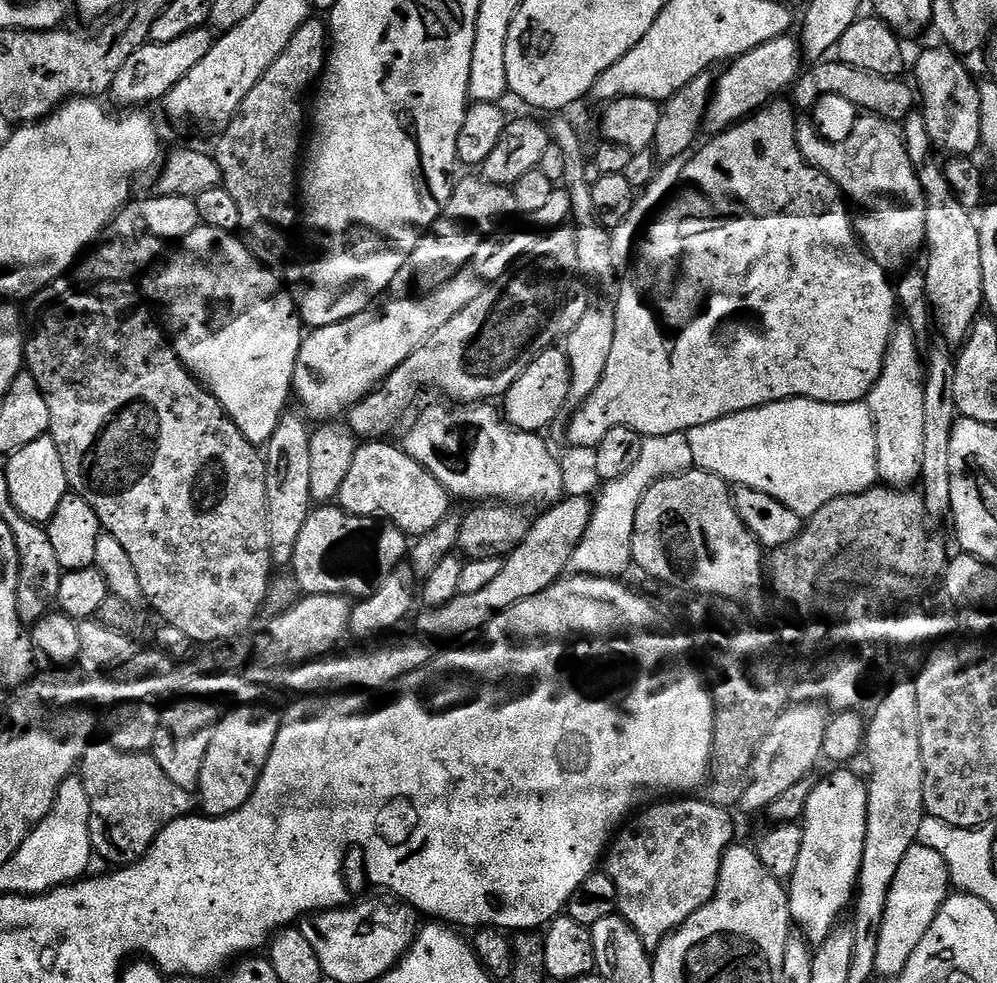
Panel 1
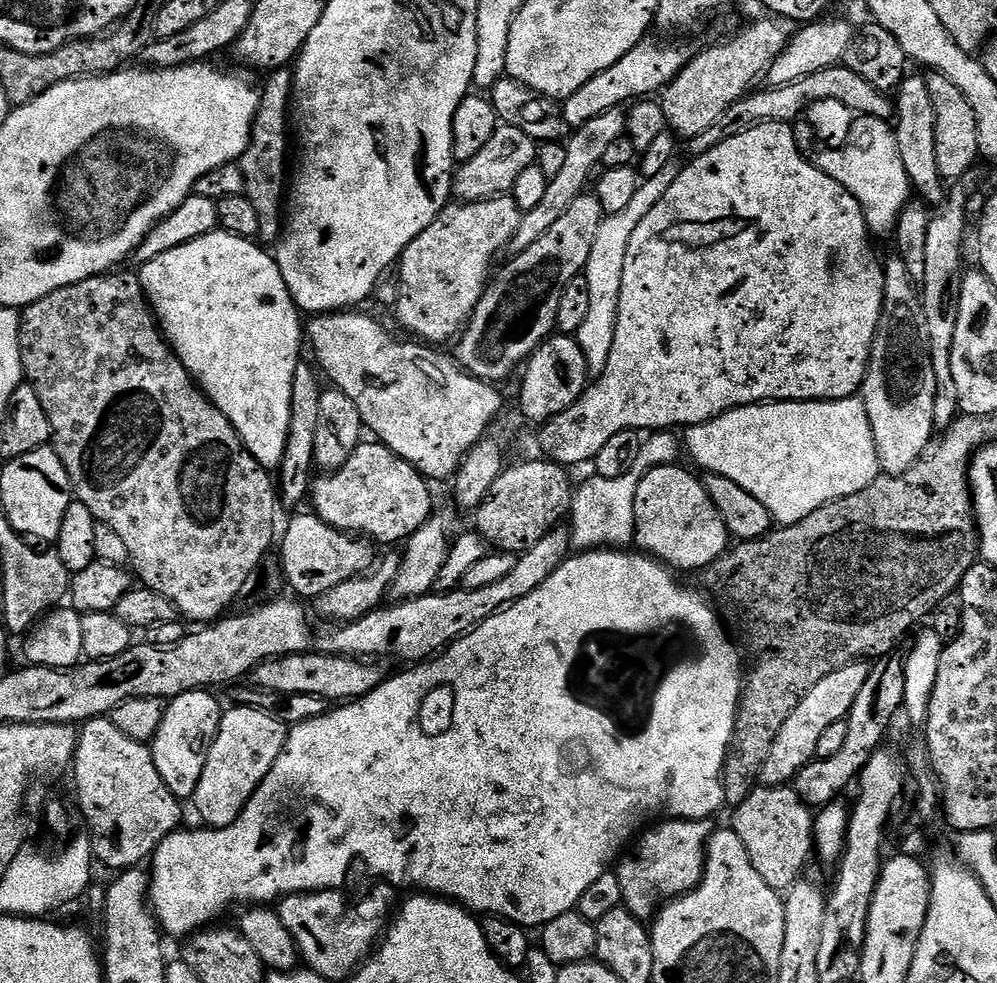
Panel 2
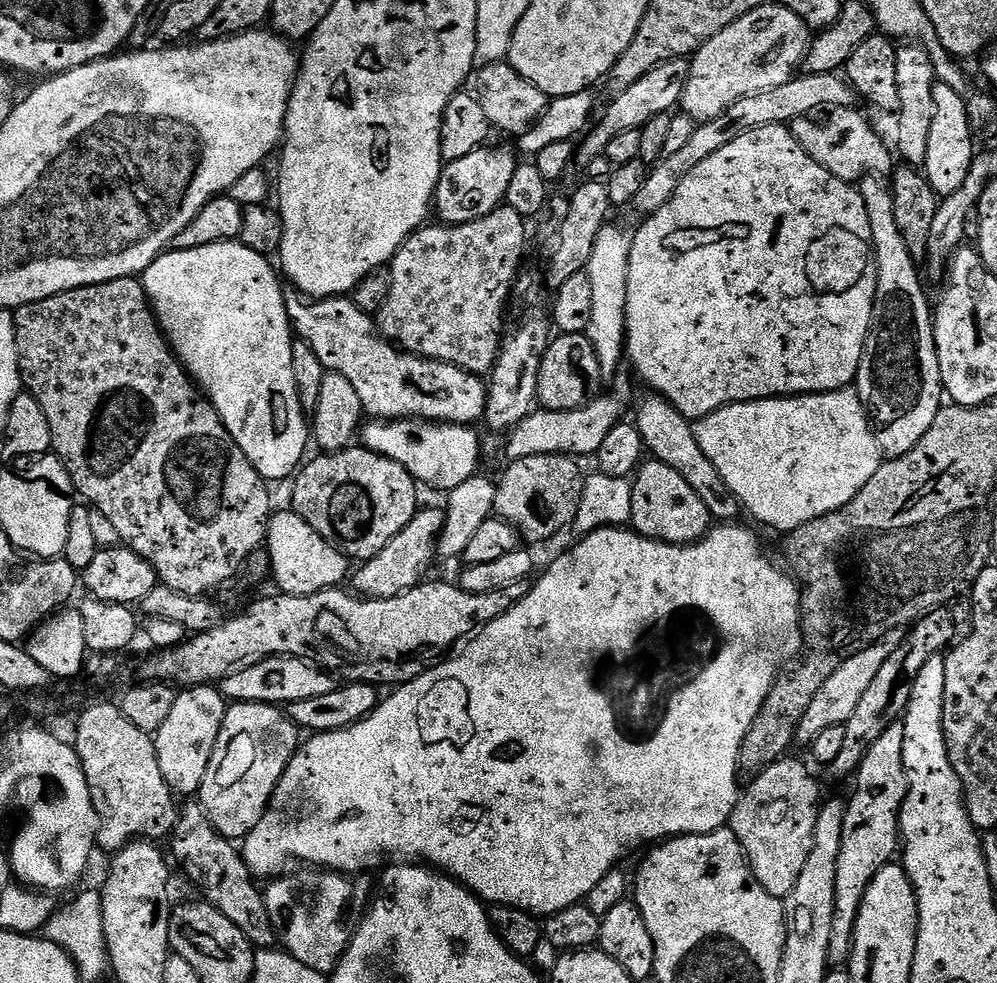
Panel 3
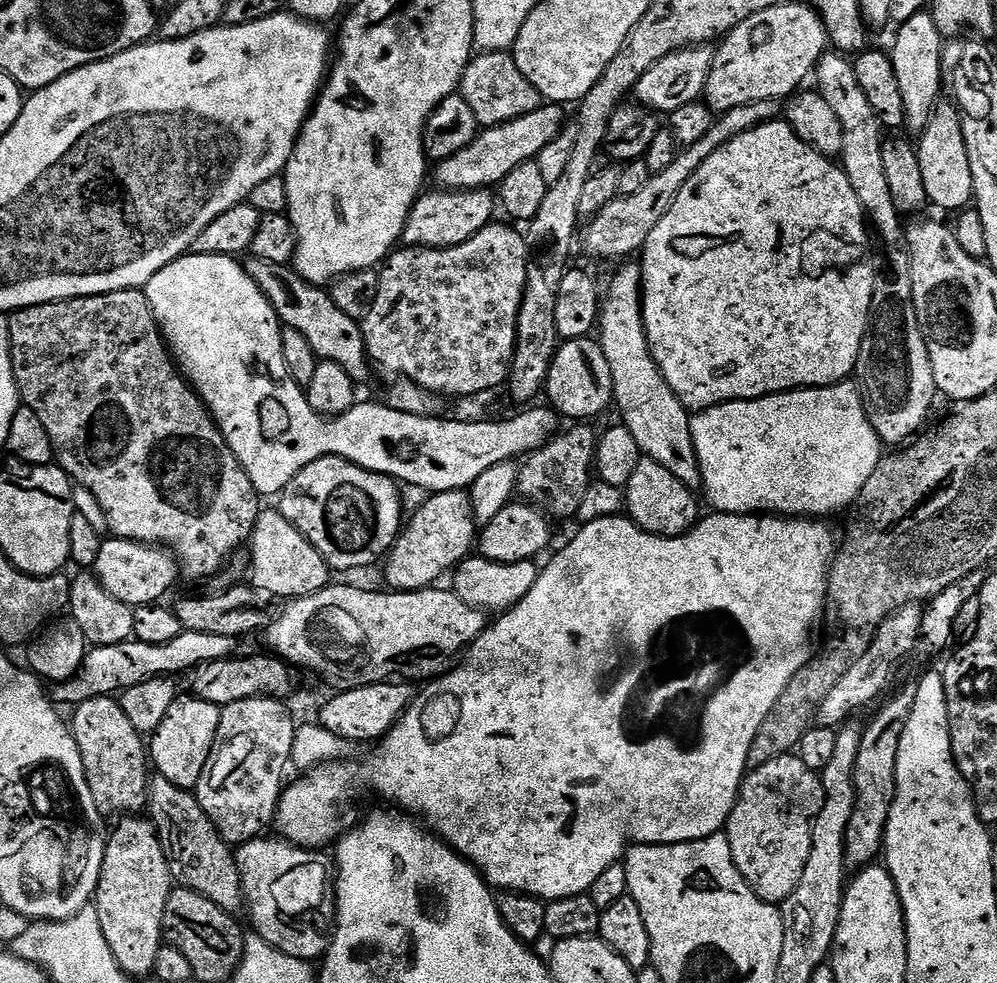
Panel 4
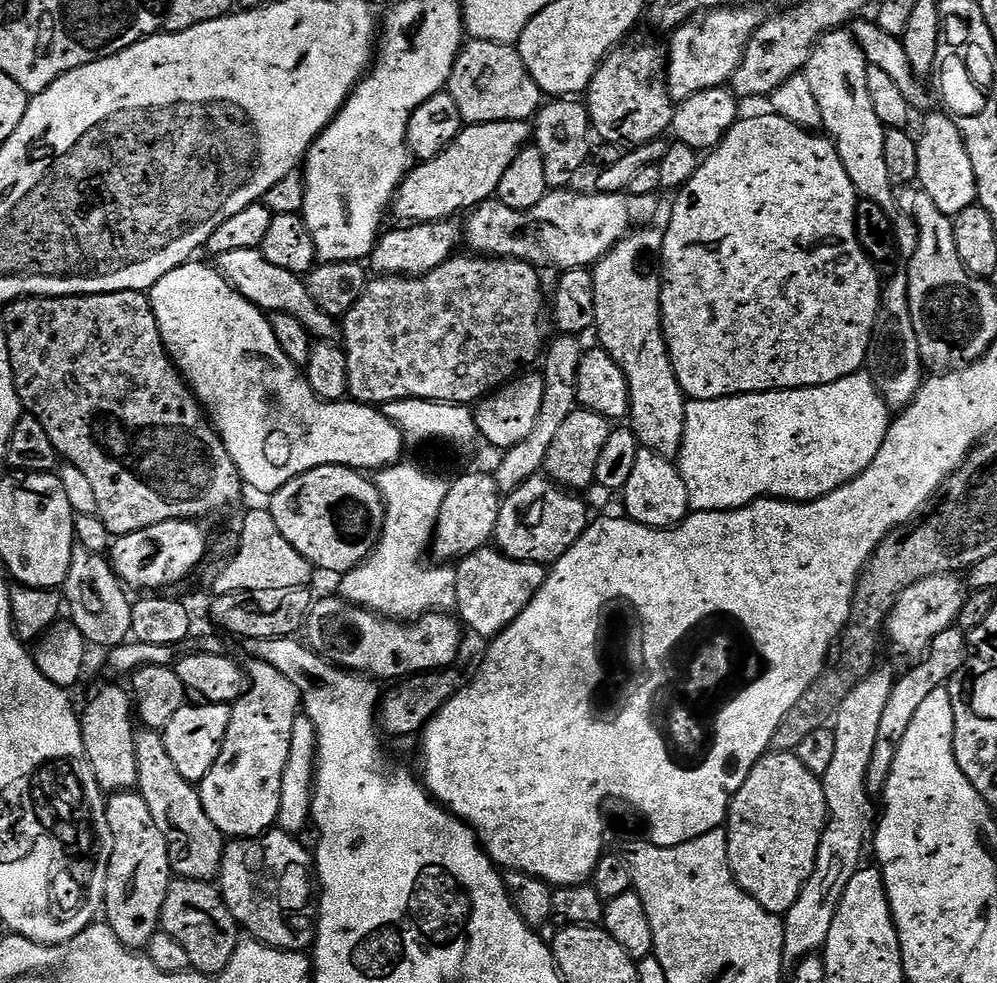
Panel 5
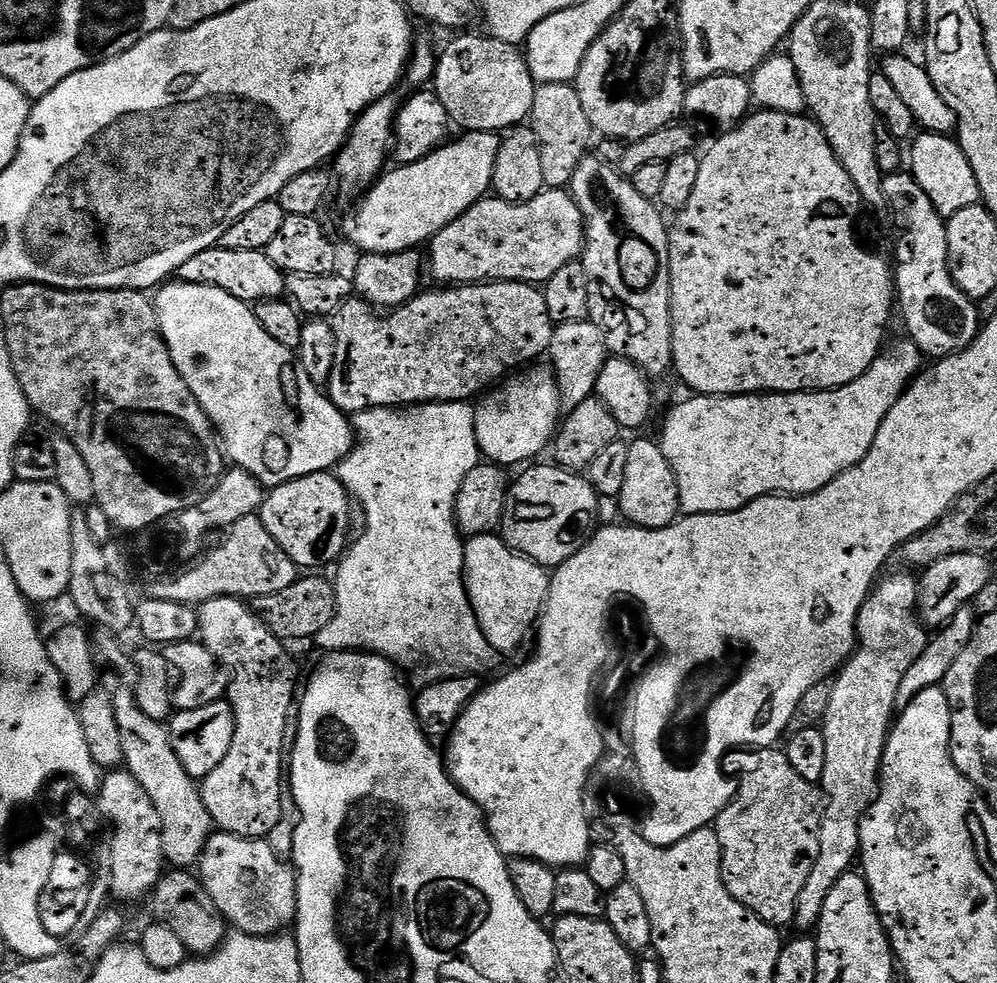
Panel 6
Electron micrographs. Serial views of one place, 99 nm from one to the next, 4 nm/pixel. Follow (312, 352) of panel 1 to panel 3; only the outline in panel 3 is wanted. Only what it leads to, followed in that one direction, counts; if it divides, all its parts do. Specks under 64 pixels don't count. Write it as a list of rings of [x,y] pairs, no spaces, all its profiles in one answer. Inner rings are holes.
[[[687,59],[665,60],[654,70],[650,70],[650,74],[638,78],[638,82],[634,82],[634,86],[615,93],[611,97],[612,105],[605,110],[600,124],[599,120],[593,123],[587,134],[579,141],[578,151],[574,156],[575,163],[584,164],[584,166],[592,165],[594,158],[602,156],[606,146],[610,146],[610,141],[618,138],[618,134],[637,131],[643,128],[646,122],[650,122],[650,118],[658,118],[671,113],[679,105],[682,94],[686,90],[688,66]]]

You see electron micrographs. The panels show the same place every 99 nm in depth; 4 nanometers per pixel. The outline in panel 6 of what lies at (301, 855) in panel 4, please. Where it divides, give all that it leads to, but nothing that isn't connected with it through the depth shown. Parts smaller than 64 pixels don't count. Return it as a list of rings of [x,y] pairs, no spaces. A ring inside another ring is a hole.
[[[217,831],[208,837],[198,861],[199,868],[200,883],[235,931],[245,932],[247,936],[274,936],[295,921],[297,871],[276,855],[267,839],[246,840]]]

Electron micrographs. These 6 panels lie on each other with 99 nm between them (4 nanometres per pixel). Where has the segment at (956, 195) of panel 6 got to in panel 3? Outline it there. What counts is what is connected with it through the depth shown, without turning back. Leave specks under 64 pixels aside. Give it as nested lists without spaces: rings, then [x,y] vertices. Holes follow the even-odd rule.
[[[937,82],[934,86],[934,106],[934,123],[930,130],[929,149],[922,172],[937,195],[943,198],[961,189],[978,148],[972,145],[974,129],[966,114],[966,102],[957,92],[950,90],[950,86]]]

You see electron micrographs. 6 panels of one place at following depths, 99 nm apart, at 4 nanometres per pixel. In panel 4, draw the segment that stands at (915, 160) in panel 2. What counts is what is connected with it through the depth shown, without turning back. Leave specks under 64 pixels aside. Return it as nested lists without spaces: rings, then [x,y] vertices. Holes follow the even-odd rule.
[[[925,10],[906,18],[895,29],[890,55],[894,62],[894,75],[898,77],[898,90],[902,94],[904,107],[904,128],[919,134],[926,130],[937,104],[941,103],[940,87],[945,87],[944,45],[946,38],[938,30],[931,11]]]

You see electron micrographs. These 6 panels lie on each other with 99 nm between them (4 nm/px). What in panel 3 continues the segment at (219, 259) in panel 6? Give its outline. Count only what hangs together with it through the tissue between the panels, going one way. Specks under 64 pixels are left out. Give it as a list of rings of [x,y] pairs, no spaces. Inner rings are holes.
[[[295,290],[285,291],[284,301],[286,302],[286,310],[288,311],[288,321],[292,324],[292,331],[299,339],[304,340],[310,346],[314,346],[314,354],[318,354],[318,358],[322,362],[322,366],[334,374],[342,374],[342,378],[348,379],[354,386],[354,391],[358,393],[358,399],[361,400],[365,413],[369,417],[375,418],[380,422],[391,422],[394,420],[423,420],[425,422],[435,422],[438,424],[467,424],[469,426],[475,425],[478,422],[483,421],[484,410],[487,406],[488,400],[488,388],[485,381],[481,379],[475,372],[467,372],[462,370],[458,366],[453,364],[447,364],[446,362],[438,362],[437,360],[428,360],[424,356],[414,356],[411,352],[405,352],[396,347],[391,340],[385,340],[380,335],[380,329],[377,321],[373,319],[371,315],[362,310],[358,310],[358,306],[350,298],[329,298],[327,300],[313,299],[309,302],[307,299],[302,298],[301,293]]]

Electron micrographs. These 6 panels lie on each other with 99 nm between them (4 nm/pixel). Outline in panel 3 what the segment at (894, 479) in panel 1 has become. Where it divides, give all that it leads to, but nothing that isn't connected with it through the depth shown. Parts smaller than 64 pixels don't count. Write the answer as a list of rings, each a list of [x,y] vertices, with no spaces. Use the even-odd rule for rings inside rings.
[[[865,176],[858,187],[862,194],[862,202],[866,202],[866,214],[870,214],[870,234],[876,259],[876,297],[874,298],[874,314],[870,322],[870,330],[866,338],[866,346],[862,350],[862,362],[858,366],[858,374],[854,381],[854,391],[860,395],[860,401],[868,414],[872,425],[872,433],[878,442],[881,453],[885,457],[895,458],[910,454],[928,431],[934,426],[934,418],[938,418],[945,395],[944,383],[940,380],[938,366],[938,350],[932,329],[933,305],[928,304],[928,296],[924,293],[924,284],[920,281],[921,269],[910,256],[905,239],[898,230],[894,218],[894,197],[891,187],[883,184],[883,179]]]

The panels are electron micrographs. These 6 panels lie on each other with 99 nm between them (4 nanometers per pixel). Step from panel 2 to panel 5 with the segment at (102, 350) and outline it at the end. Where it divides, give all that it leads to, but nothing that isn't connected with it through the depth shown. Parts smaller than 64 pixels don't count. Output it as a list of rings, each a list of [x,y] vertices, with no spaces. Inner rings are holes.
[[[103,292],[97,296],[25,296],[7,305],[3,312],[2,327],[8,332],[10,366],[21,409],[27,415],[38,418],[46,434],[50,434],[50,442],[54,442],[57,453],[67,463],[78,466],[82,474],[86,474],[94,495],[98,497],[96,515],[102,518],[102,522],[106,522],[106,530],[110,530],[113,538],[134,534],[135,531],[145,530],[156,523],[171,520],[199,521],[200,516],[212,516],[215,512],[239,502],[240,491],[245,491],[246,485],[240,479],[240,472],[234,466],[220,433],[212,427],[200,401],[196,399],[195,392],[188,387],[168,357],[162,334],[158,330],[158,322],[154,318],[152,301],[145,293]]]

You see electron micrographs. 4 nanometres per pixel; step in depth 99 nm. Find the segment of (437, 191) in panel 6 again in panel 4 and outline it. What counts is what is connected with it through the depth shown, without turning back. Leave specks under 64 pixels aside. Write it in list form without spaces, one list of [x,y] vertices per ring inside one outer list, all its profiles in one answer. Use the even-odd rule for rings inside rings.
[[[551,102],[541,103],[538,110],[530,114],[522,114],[522,118],[514,118],[505,124],[495,124],[492,128],[477,131],[475,138],[462,150],[450,158],[439,161],[434,168],[436,180],[441,189],[463,190],[466,188],[491,189],[498,186],[522,162],[535,160],[540,151],[551,142],[565,127],[565,109]]]

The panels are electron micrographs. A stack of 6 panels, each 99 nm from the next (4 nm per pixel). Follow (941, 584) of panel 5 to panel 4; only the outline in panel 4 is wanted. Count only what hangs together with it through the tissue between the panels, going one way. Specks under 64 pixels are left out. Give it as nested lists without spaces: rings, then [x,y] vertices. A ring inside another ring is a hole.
[[[908,604],[905,608],[898,609],[890,618],[886,618],[886,622],[882,622],[866,654],[862,654],[862,658],[858,658],[854,666],[850,666],[850,670],[842,674],[842,678],[838,678],[838,686],[834,686],[830,694],[826,694],[826,702],[822,702],[818,713],[819,723],[823,727],[836,728],[843,725],[849,718],[855,717],[852,715],[859,708],[872,703],[875,705],[885,695],[884,690],[891,682],[900,660],[917,651],[923,617],[924,608],[920,604]]]

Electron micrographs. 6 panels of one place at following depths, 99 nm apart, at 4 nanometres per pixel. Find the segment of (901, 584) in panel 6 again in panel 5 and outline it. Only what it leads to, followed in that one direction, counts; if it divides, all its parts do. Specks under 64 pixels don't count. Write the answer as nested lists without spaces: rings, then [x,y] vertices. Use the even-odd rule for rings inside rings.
[[[880,666],[873,667],[863,680],[860,681],[856,687],[850,690],[847,698],[840,703],[840,708],[837,710],[834,717],[834,727],[832,733],[834,734],[834,759],[830,761],[830,770],[826,770],[826,774],[822,777],[824,781],[824,793],[826,794],[826,802],[828,803],[828,825],[824,828],[822,834],[822,842],[818,846],[818,858],[814,862],[814,874],[810,874],[810,878],[806,882],[806,886],[802,886],[802,894],[798,894],[798,898],[794,902],[794,906],[790,906],[790,910],[783,913],[782,919],[784,922],[784,958],[788,962],[799,962],[805,956],[811,956],[819,953],[823,949],[826,938],[830,934],[830,922],[834,922],[834,914],[838,910],[838,902],[842,902],[842,894],[846,894],[846,885],[850,882],[850,878],[854,878],[854,874],[861,868],[864,856],[864,839],[869,839],[870,829],[874,824],[874,812],[872,816],[872,796],[873,793],[868,787],[868,771],[870,770],[870,757],[874,754],[874,742],[878,742],[878,722],[882,722],[882,714],[886,711],[886,698],[890,698],[890,690],[894,683],[894,675],[888,668],[880,668]]]

